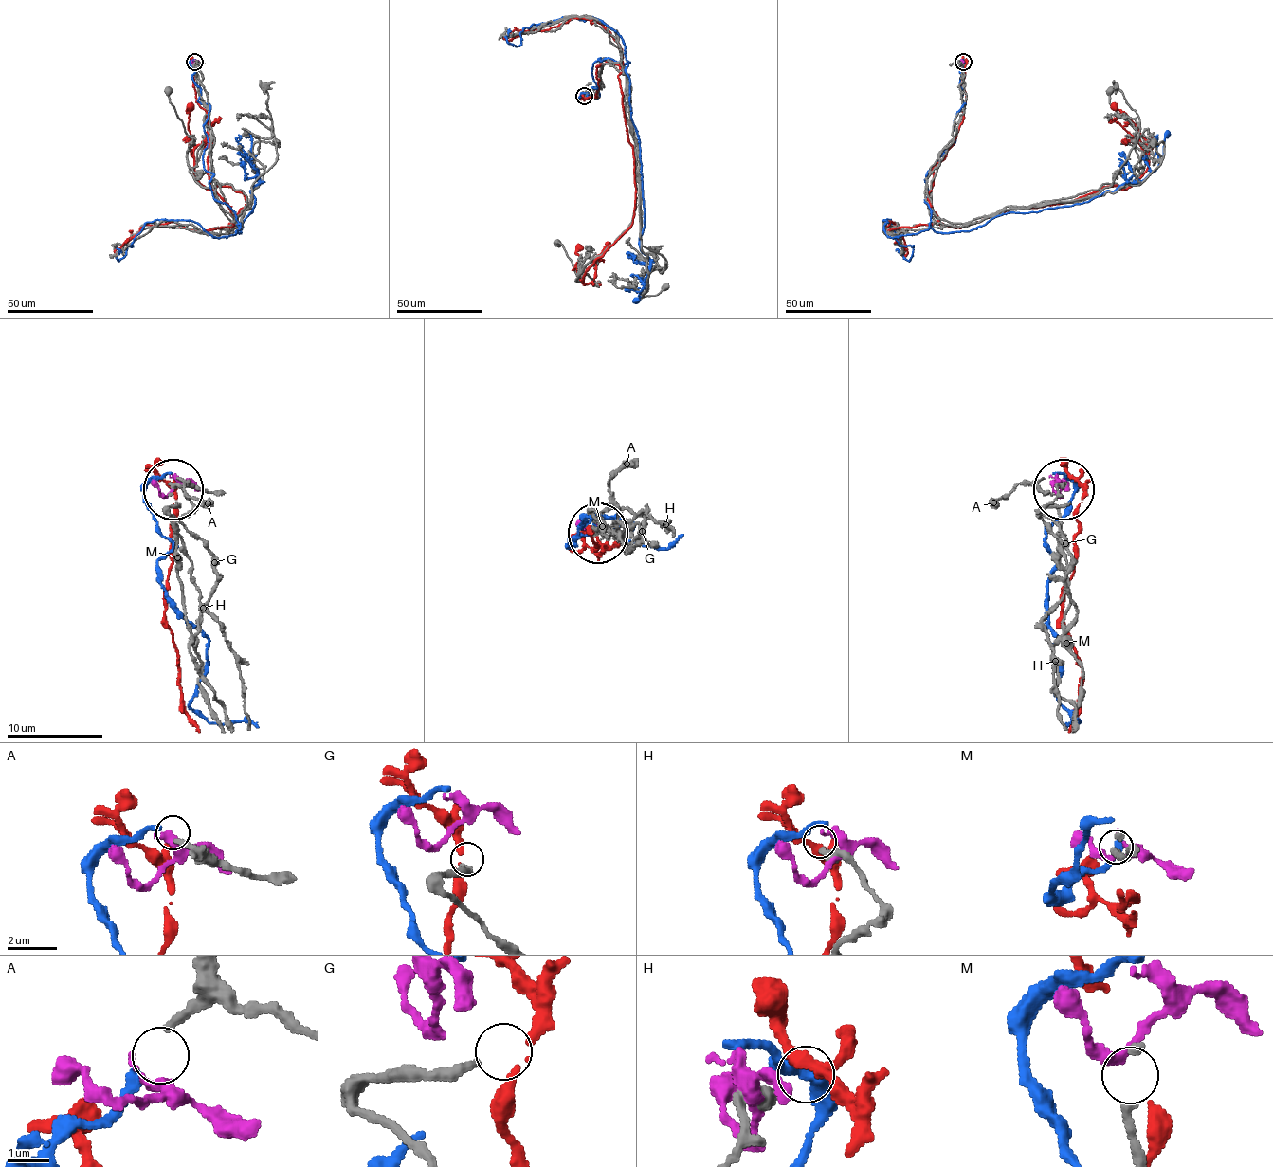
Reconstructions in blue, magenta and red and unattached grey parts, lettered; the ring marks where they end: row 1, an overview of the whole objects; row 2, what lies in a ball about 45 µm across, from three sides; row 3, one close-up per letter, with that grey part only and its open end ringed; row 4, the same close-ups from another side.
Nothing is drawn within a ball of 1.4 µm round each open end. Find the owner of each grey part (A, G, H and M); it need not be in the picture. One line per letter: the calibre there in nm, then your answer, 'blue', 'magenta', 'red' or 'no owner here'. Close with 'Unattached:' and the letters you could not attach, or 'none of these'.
A: calibre 190 nm; blue
G: calibre 200 nm; no owner here
H: calibre 400 nm; no owner here
M: calibre 160 nm; magenta
Unattached: G, H

